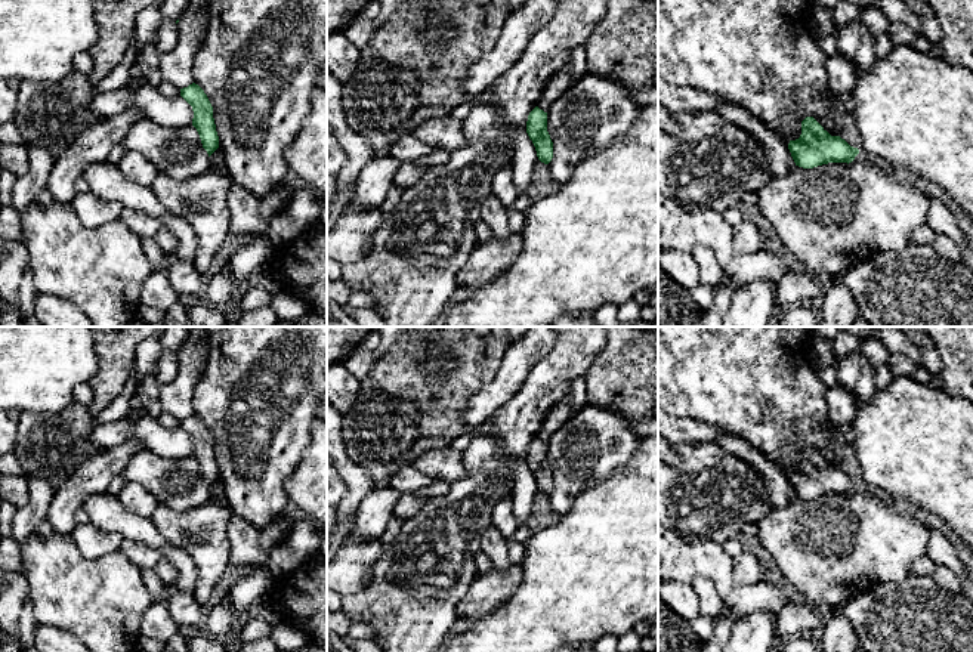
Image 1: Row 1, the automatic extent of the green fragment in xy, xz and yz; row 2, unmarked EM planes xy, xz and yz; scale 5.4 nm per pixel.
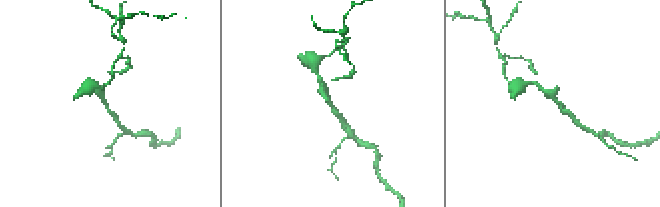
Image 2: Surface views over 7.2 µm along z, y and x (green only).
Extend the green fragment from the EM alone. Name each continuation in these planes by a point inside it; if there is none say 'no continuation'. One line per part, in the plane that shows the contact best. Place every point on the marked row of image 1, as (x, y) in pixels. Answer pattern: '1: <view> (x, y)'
no continuation

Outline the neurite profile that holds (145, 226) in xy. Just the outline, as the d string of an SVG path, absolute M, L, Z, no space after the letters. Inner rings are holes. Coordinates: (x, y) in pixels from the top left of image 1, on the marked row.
M123 208L118 220L121 220L139 238L154 238L161 228L155 217L133 208Z

